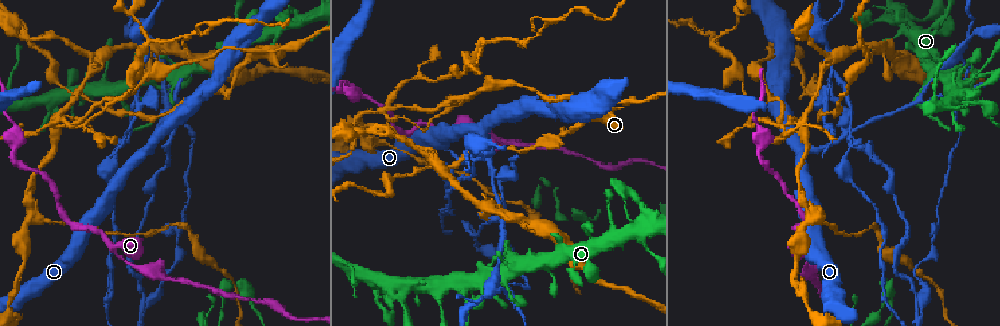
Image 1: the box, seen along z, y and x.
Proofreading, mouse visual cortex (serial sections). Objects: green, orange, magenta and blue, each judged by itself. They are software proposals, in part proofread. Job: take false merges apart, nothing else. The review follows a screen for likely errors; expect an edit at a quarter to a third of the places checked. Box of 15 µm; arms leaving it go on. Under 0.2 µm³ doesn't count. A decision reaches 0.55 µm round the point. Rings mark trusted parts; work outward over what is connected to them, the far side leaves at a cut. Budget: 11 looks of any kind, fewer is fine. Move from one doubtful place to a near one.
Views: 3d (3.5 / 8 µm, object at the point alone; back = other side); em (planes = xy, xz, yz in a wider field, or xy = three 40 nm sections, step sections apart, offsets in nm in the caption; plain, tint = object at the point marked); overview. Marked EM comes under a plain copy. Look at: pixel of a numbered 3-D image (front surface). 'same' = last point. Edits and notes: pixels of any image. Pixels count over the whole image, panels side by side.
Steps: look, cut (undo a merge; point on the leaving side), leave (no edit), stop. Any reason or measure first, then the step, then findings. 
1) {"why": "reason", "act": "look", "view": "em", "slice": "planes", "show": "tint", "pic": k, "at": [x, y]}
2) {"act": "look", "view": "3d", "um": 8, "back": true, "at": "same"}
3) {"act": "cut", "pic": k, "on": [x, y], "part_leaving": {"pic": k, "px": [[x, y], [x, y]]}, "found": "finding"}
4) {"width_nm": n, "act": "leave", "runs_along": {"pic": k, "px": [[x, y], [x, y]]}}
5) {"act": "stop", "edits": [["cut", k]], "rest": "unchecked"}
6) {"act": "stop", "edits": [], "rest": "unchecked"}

{"why": "three-way junction", "act": "look", "view": "3d", "um": 8, "back": true, "pic": 1, "at": [919, 99]}

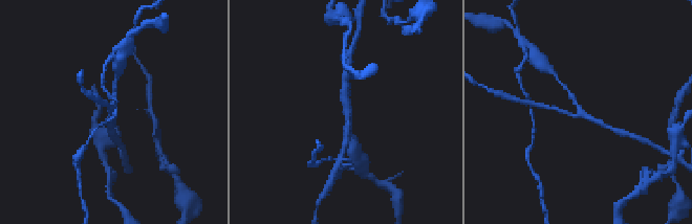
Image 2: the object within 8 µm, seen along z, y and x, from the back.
{"arms": 3, "arm_widths_nm": [150, 200, 200], "why": "now the EM", "act": "look", "view": "em", "slice": "xy", "step": 5, "show": "tint", "pic": 2, "at": [346, 110]}

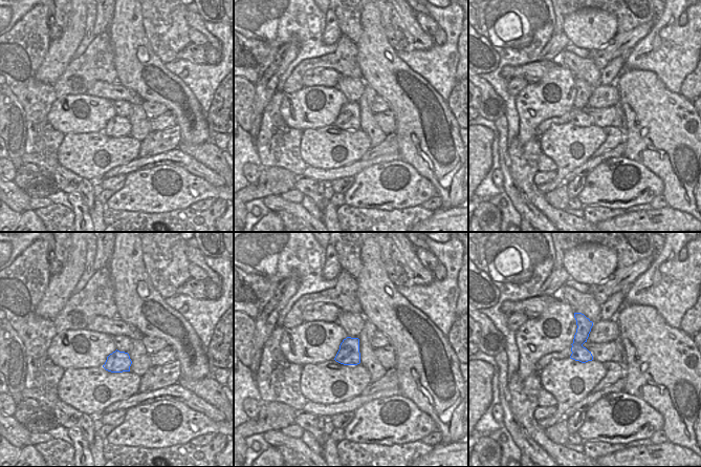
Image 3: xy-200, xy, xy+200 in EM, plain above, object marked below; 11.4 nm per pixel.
{"act": "leave", "runs_along": {"pic": 3, "px": [[576, 315], [585, 359]]}, "found": "continuous, no second cell"}

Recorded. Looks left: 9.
{"why": "arms part here", "act": "look", "view": "3d", "um": 3.5, "pic": 1, "at": [159, 59]}

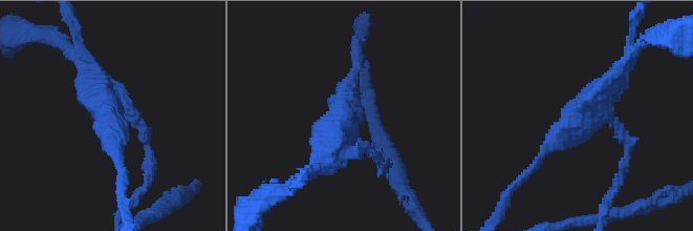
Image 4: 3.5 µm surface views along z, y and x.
{"arms": 3, "arm_widths_nm": [150, 200, 300], "act": "look", "view": "em", "slice": "xy", "step": 3, "show": "tint", "pic": 4, "at": [588, 115]}

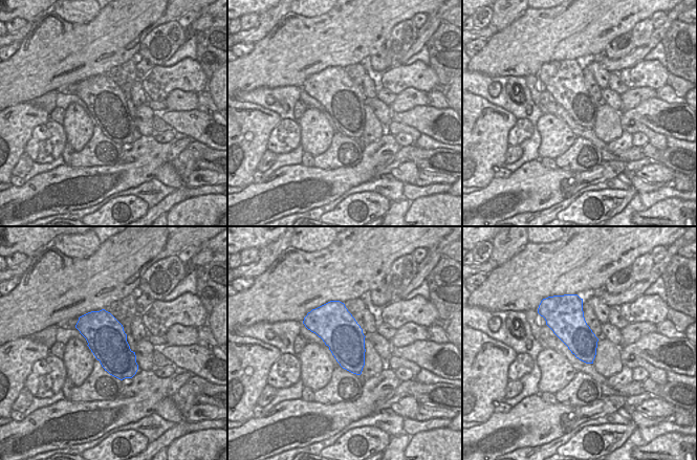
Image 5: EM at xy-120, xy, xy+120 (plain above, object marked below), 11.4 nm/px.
{"width_nm": 460, "act": "cut", "pic": 4, "on": [627, 139], "part_leaving": {"pic": 4, "px": [[613, 122], [627, 158], [611, 196]]}, "found": "two cells meet here"}

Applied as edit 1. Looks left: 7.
{"why": "redraw", "act": "look", "view": "overview"}

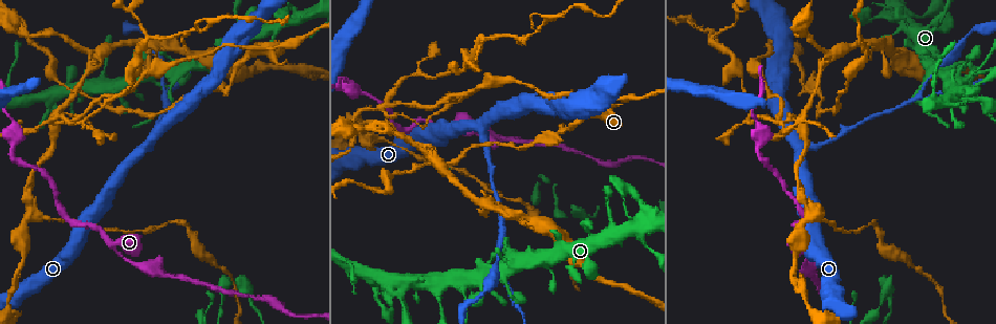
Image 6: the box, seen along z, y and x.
{"why": "thin arm on a thick one", "act": "look", "view": "3d", "um": 8, "pic": 6, "at": [257, 48]}

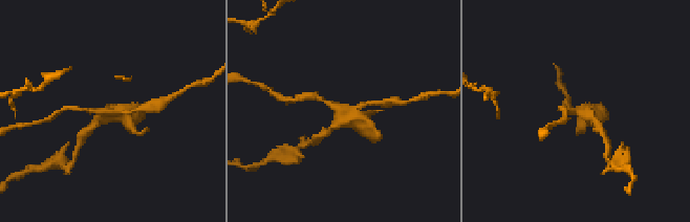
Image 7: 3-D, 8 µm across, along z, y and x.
{"arms": 4, "arm_widths_nm": [150, 200, 200, 450], "act": "look", "view": "em", "slice": "xy", "step": 5, "show": "tint", "pic": 7, "at": [586, 111]}

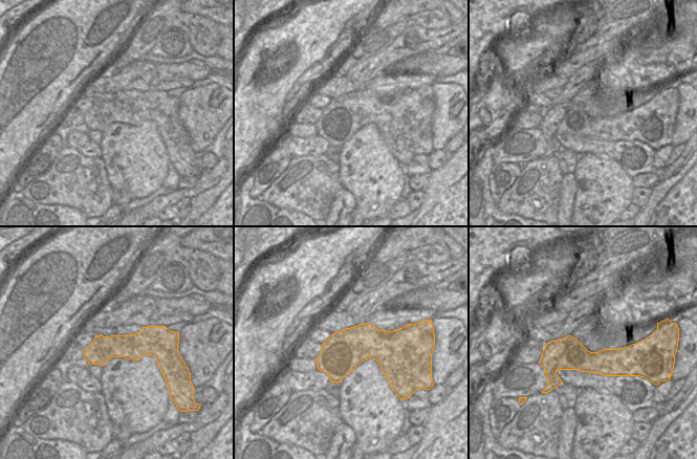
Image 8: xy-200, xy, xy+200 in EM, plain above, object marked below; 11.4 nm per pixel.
{"act": "cut", "pic": 7, "on": [159, 105], "part_leaving": {"pic": 7, "px": [[107, 112], [66, 107]]}, "found": "two cells meet here"}

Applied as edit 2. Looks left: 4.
{"why": "sharp bend", "act": "look", "view": "em", "slice": "xy", "step": 3, "show": "tint", "pic": 6, "at": [562, 131]}

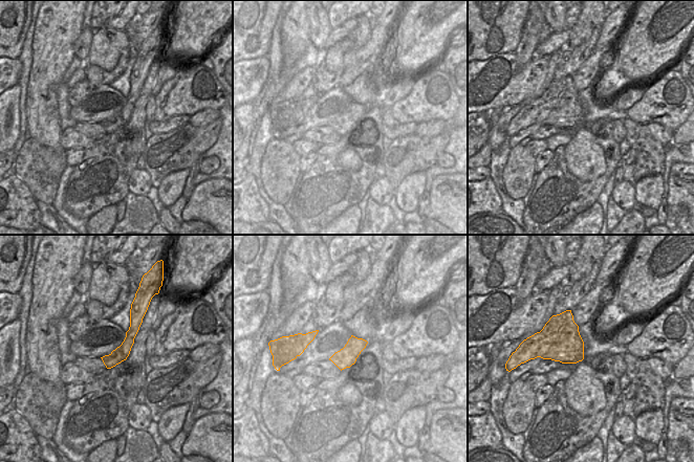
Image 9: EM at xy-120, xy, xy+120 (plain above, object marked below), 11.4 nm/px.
{"act": "look", "view": "3d", "um": 3.5, "at": "same"}

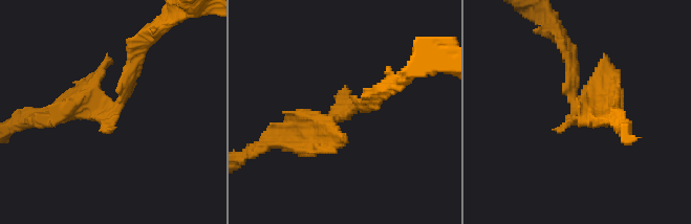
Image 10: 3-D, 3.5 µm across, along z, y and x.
{"act": "leave", "runs_along": {"pic": 10, "px": [[139, 49], [107, 114], [52, 117]]}, "found": "all the same cell"}

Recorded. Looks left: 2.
{"act": "stop", "edits": [["cut", 4], ["cut", 7]], "rest": "unchecked"}

